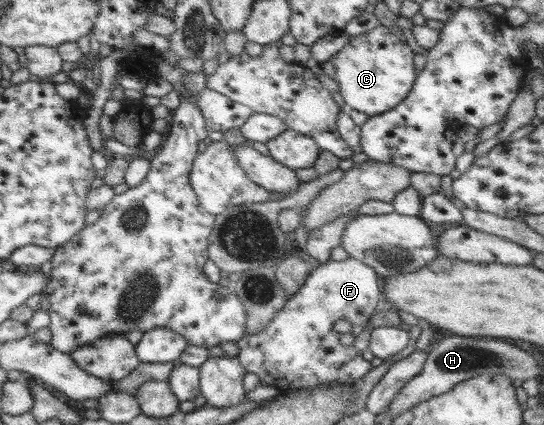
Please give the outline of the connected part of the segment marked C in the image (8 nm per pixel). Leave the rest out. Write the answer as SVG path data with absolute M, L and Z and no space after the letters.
M377 26L363 34L351 36L332 58L335 82L347 109L356 109L367 115L381 115L407 97L418 74L413 62L415 52L407 44L399 26Z

